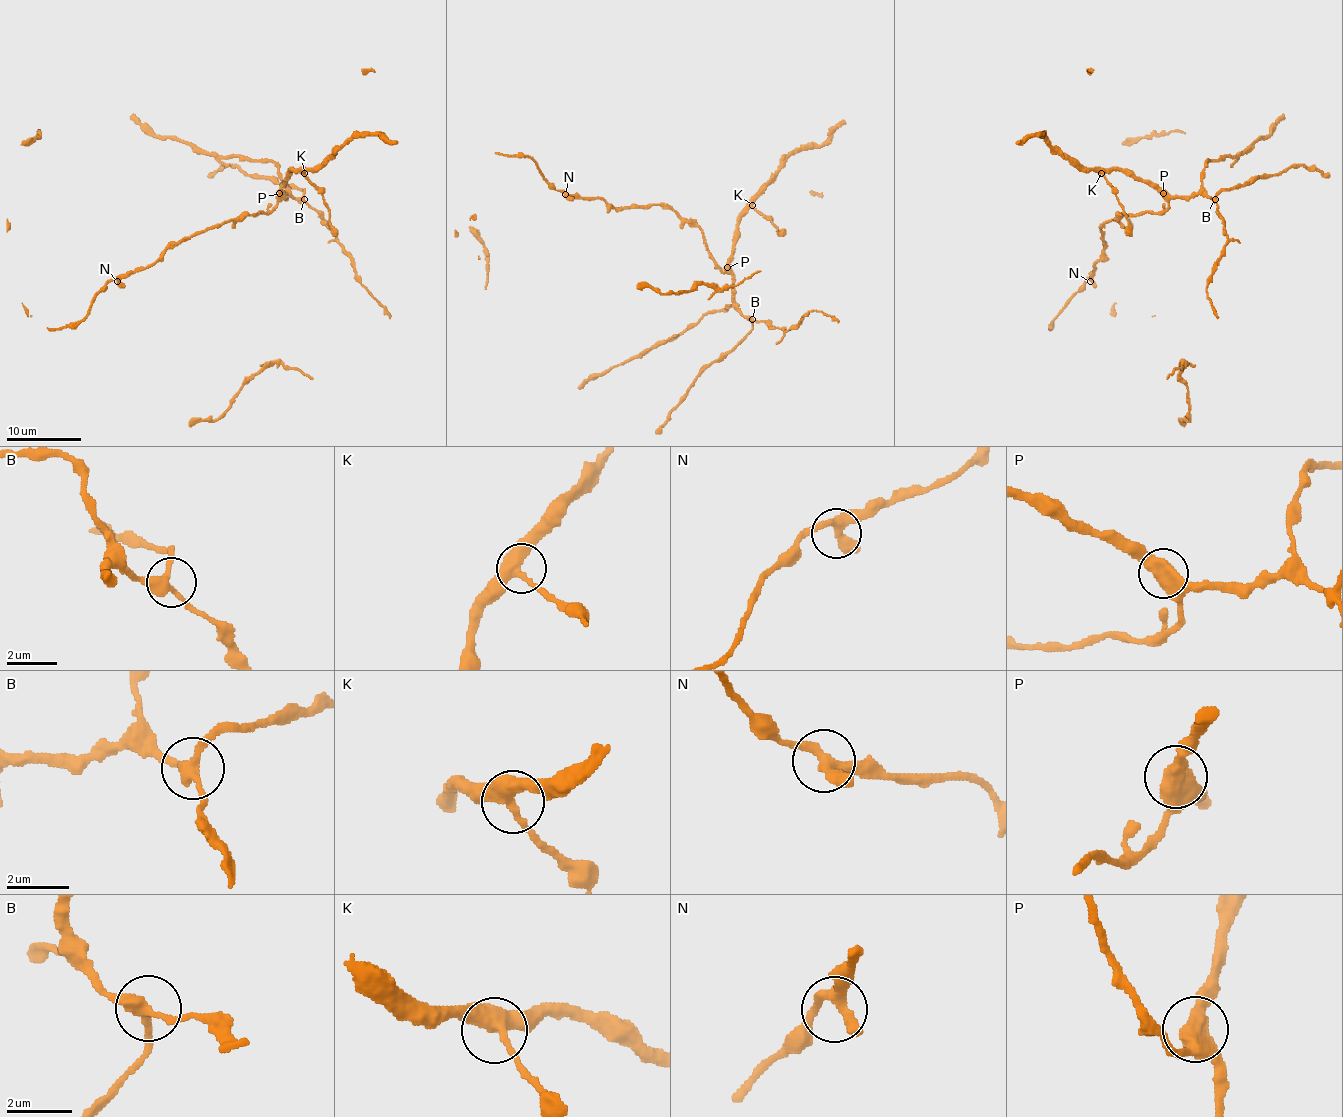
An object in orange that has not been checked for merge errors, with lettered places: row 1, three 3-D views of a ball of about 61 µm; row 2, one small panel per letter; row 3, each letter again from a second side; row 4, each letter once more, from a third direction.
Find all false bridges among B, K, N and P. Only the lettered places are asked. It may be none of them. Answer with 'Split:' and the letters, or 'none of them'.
Split: none of them

